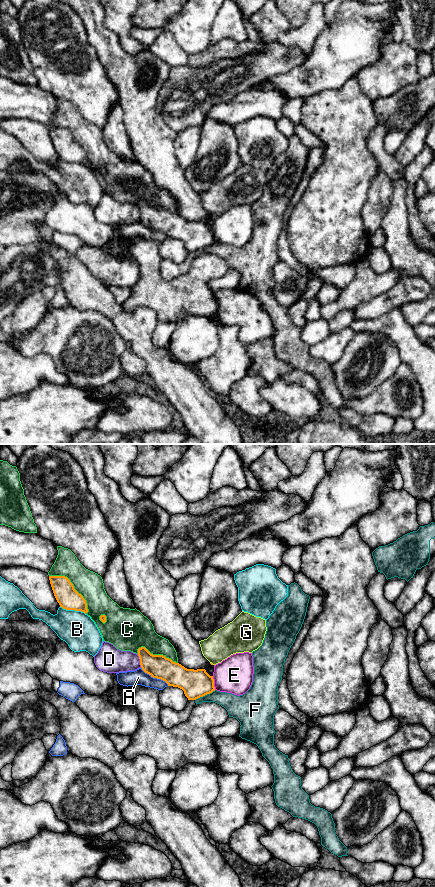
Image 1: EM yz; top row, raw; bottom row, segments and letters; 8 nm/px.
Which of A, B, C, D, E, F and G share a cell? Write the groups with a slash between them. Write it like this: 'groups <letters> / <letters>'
groups A / B / C / D / E / F / G

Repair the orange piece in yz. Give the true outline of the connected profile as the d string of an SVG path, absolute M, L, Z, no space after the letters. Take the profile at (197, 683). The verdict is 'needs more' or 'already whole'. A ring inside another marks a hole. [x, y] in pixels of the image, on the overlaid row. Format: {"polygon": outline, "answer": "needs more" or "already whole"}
{"polygon": "M145 647L138 649L138 656L141 668L145 673L165 681L168 686L182 689L188 700L196 700L215 691L213 676L210 676L205 669L187 669L163 655L151 654Z", "answer": "already whole"}

